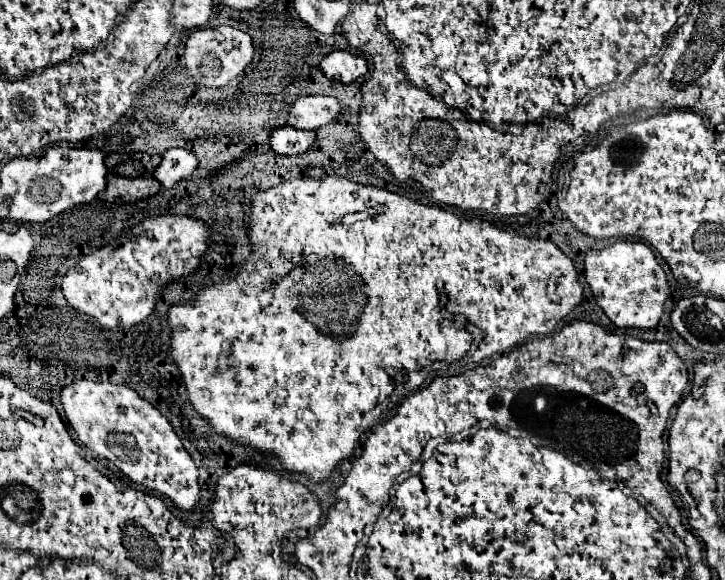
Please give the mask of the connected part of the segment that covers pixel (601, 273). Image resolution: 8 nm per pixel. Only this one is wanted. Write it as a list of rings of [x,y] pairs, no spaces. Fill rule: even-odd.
[[[616,242],[604,250],[590,250],[584,260],[584,276],[598,306],[618,328],[654,330],[668,300],[668,280],[654,252],[642,242]]]

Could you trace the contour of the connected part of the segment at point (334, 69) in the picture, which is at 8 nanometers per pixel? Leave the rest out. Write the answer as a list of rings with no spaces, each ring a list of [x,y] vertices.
[[[336,50],[322,58],[320,68],[326,74],[326,78],[348,84],[348,82],[362,78],[368,72],[368,62],[362,56],[354,56],[350,52]]]

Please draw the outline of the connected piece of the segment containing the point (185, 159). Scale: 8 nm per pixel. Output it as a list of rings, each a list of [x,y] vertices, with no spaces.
[[[170,148],[162,156],[162,164],[156,168],[154,176],[160,180],[164,188],[172,188],[176,182],[192,176],[192,172],[198,168],[200,160],[196,154],[184,150],[184,148]]]

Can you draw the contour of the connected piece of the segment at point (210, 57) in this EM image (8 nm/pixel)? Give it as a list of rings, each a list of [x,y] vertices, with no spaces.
[[[232,26],[194,30],[188,36],[186,48],[184,48],[184,60],[192,76],[204,86],[214,86],[214,88],[226,86],[234,78],[238,78],[244,72],[244,68],[252,62],[252,58],[254,58],[252,38],[240,28],[232,28]]]

